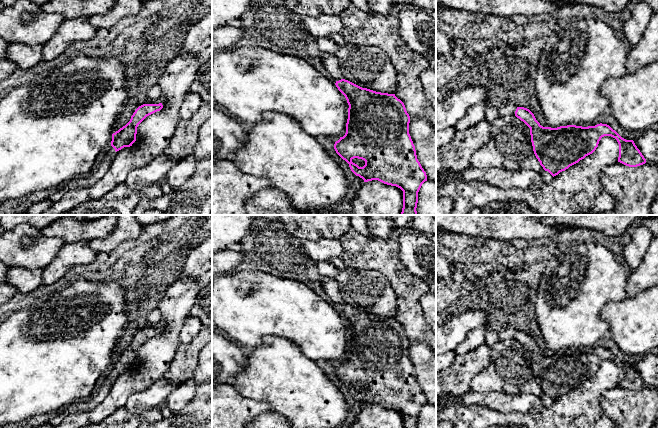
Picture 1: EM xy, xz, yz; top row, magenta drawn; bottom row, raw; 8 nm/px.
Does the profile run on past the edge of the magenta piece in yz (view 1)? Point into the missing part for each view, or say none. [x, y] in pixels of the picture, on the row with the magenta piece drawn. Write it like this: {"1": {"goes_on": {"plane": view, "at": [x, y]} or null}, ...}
{"1": {"goes_on": null}}

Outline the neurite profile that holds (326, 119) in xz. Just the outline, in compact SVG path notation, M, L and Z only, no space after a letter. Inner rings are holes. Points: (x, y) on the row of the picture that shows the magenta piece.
M255 45L218 51L212 57L212 97L241 123L255 124L265 113L278 113L297 120L302 129L313 137L343 137L346 133L349 105L345 96L330 78L298 56Z

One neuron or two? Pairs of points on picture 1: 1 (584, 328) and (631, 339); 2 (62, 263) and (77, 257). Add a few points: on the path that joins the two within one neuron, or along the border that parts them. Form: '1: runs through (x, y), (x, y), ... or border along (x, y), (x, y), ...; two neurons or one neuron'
1: border along (600, 310), (600, 317), (608, 324), (609, 332); two neurons
2: runs through (66, 259), (73, 257); one neuron

